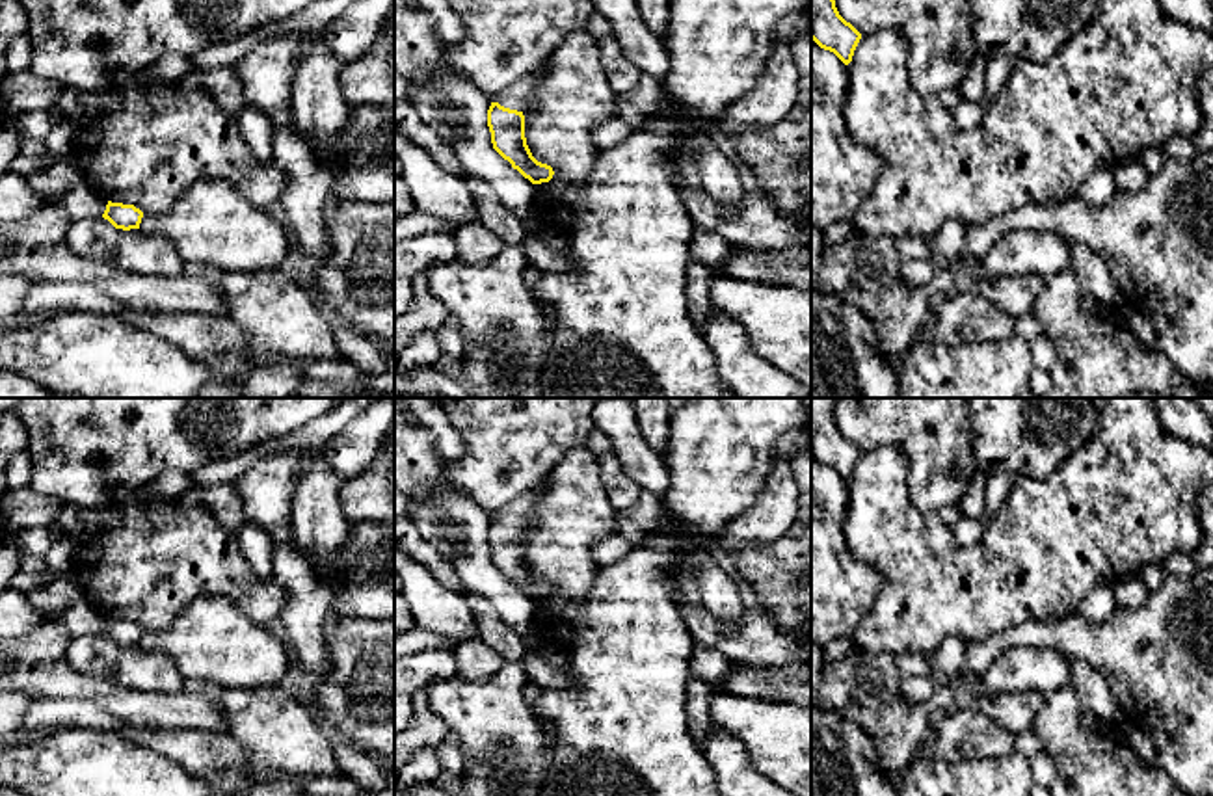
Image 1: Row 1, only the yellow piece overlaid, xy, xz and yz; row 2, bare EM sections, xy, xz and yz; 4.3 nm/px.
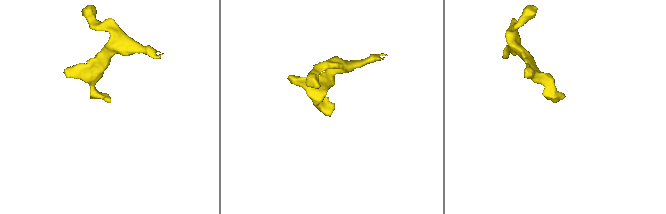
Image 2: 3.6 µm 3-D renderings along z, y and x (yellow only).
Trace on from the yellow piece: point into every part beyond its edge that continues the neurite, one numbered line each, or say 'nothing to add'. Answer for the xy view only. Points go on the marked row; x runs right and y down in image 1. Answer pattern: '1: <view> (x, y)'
nothing to add

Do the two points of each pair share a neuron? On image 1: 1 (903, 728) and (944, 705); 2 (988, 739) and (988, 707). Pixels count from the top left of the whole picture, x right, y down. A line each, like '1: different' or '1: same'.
1: same
2: different

